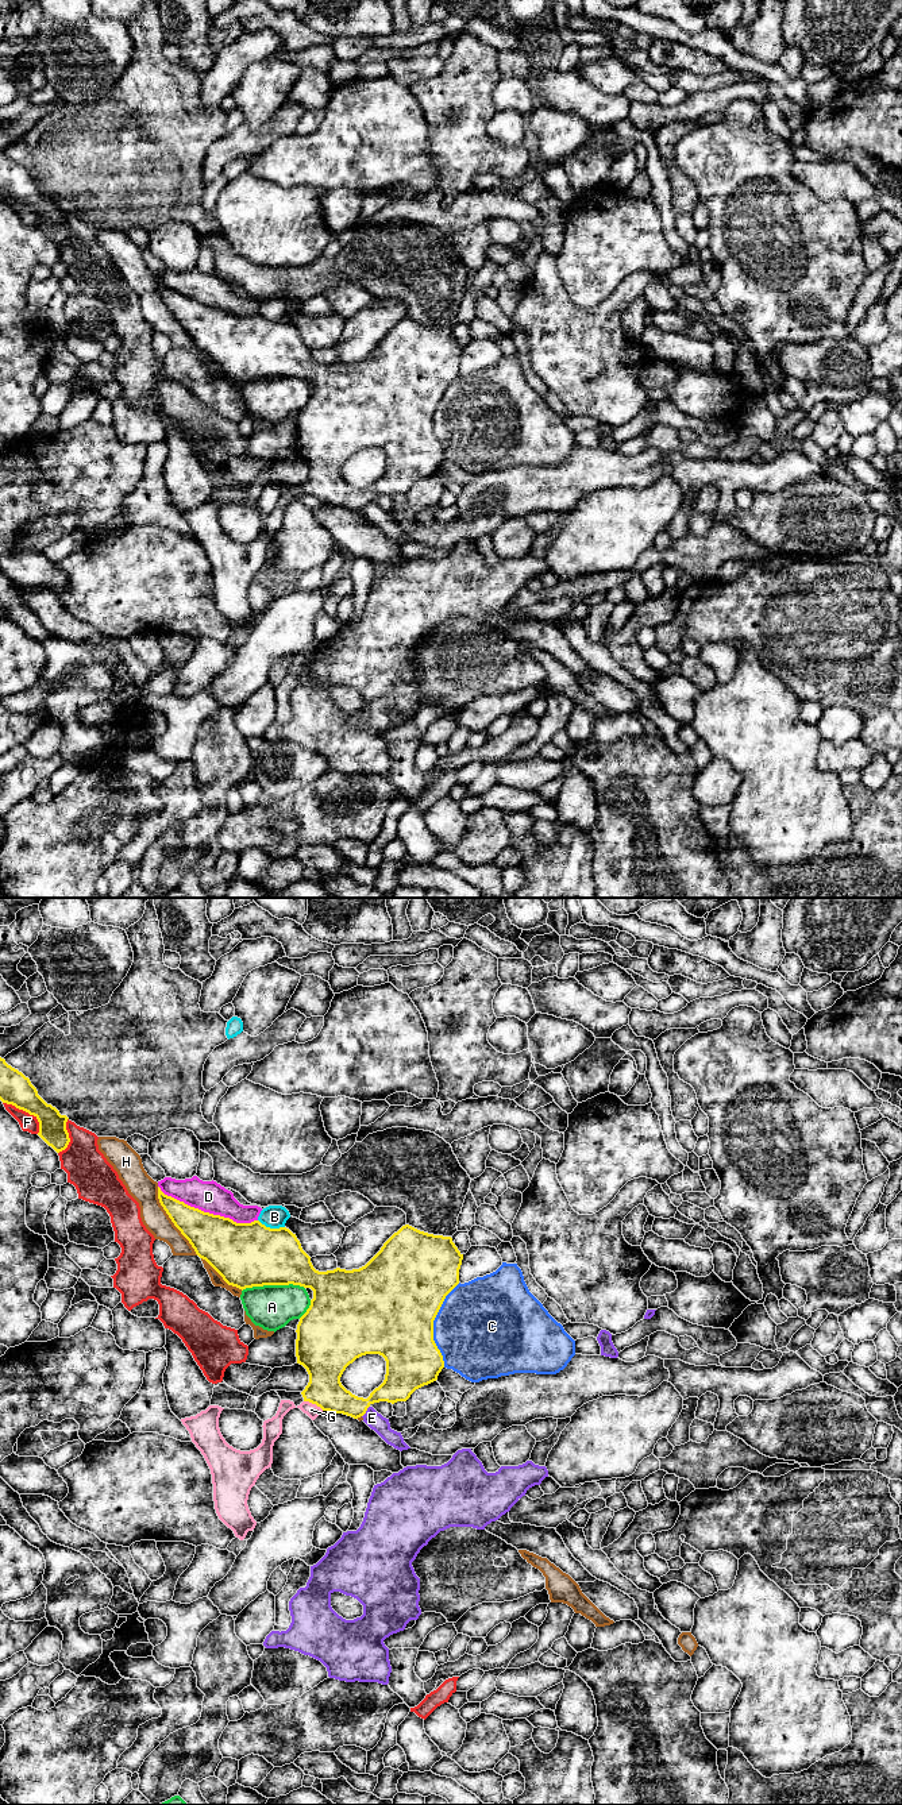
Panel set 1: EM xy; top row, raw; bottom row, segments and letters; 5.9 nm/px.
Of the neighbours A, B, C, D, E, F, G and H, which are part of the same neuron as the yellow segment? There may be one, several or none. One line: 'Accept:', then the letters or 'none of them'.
Accept: none of them

